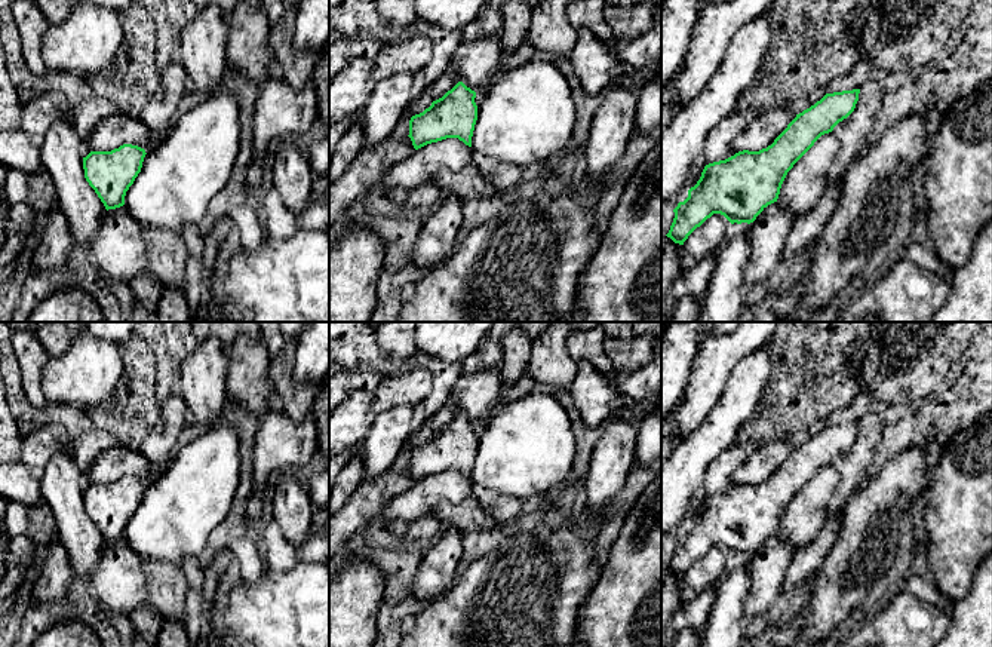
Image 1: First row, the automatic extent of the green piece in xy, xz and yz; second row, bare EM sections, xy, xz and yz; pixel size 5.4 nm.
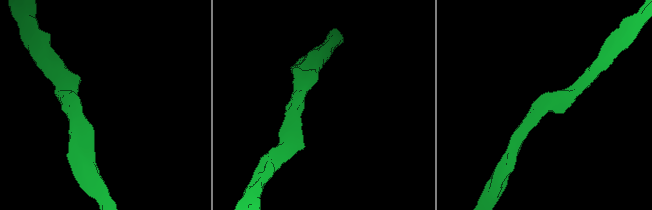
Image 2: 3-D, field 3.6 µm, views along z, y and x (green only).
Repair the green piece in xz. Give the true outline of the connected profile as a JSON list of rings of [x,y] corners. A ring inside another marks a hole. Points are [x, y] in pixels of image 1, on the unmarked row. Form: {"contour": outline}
{"contour": [[[458,414],[442,430],[409,453],[409,470],[415,482],[446,470],[458,470],[472,479],[477,453],[476,424]]]}

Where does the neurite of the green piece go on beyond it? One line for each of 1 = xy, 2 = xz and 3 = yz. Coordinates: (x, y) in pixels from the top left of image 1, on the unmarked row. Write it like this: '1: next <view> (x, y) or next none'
1: next none
2: next none
3: next none

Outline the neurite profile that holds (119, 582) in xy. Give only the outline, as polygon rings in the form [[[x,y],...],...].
[[[125,537],[105,542],[102,556],[87,579],[87,586],[110,614],[129,616],[135,608],[150,601],[147,576],[141,559]]]

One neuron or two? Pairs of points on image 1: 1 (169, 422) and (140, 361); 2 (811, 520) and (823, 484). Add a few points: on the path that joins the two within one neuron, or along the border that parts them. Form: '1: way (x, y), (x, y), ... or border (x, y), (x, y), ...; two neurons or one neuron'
1: border (160, 402), (160, 417), (147, 435); two neurons
2: way (811, 511), (817, 493); one neuron

